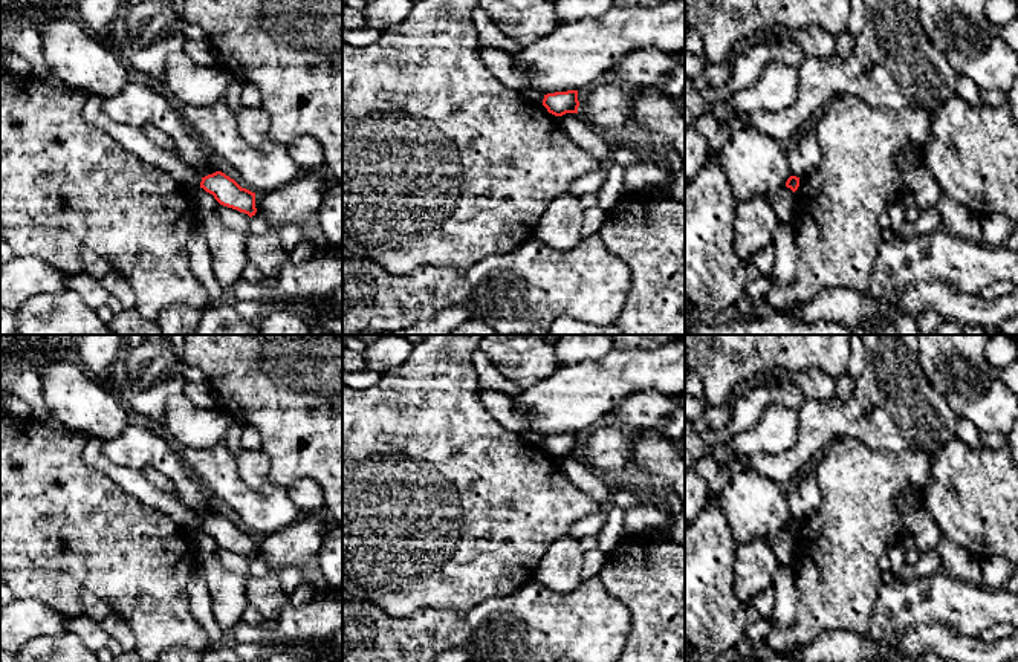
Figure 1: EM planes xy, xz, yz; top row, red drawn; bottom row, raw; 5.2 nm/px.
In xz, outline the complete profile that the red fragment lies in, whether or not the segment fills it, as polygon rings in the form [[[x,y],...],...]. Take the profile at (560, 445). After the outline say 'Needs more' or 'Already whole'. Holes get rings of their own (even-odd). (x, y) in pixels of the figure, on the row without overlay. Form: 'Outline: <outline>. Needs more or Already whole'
Outline: [[[578,433],[547,436],[544,437],[543,448],[555,459],[578,456]]]. Already whole

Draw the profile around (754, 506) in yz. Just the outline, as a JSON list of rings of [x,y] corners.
[[[754,469],[731,474],[718,505],[737,544],[767,538],[792,518],[784,488]]]

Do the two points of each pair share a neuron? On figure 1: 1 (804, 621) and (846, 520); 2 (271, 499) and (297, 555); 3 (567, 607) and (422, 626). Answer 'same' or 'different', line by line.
1: same
2: different
3: same

